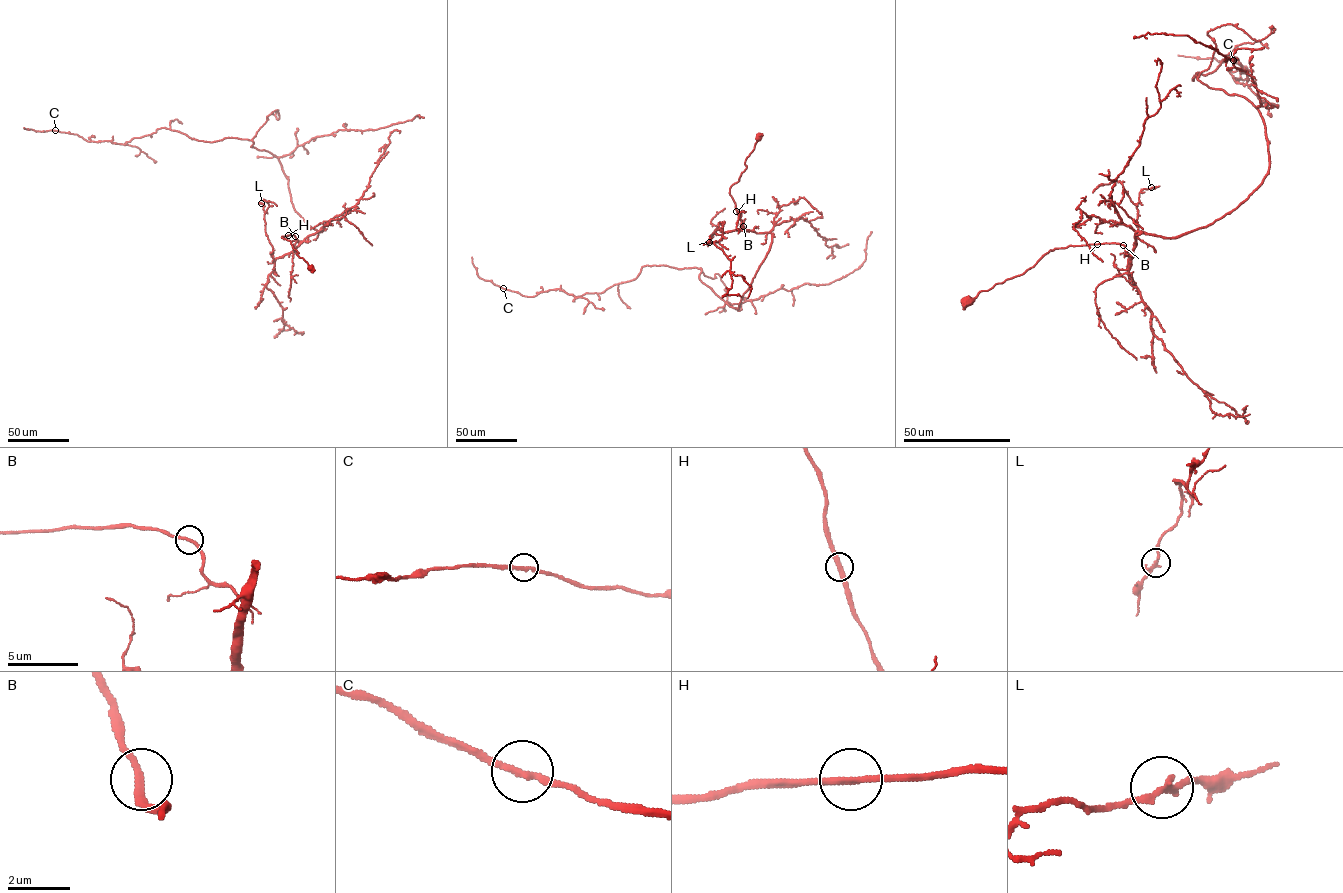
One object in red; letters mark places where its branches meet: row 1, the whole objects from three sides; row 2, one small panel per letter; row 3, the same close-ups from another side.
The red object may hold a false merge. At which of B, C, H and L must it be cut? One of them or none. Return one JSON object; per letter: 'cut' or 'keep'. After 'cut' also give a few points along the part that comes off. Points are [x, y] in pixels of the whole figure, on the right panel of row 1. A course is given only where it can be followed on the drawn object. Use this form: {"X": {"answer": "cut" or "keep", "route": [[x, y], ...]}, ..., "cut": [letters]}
{"B": {"answer": "keep"}, "C": {"answer": "keep"}, "H": {"answer": "keep"}, "L": {"answer": "keep"}, "cut": []}

